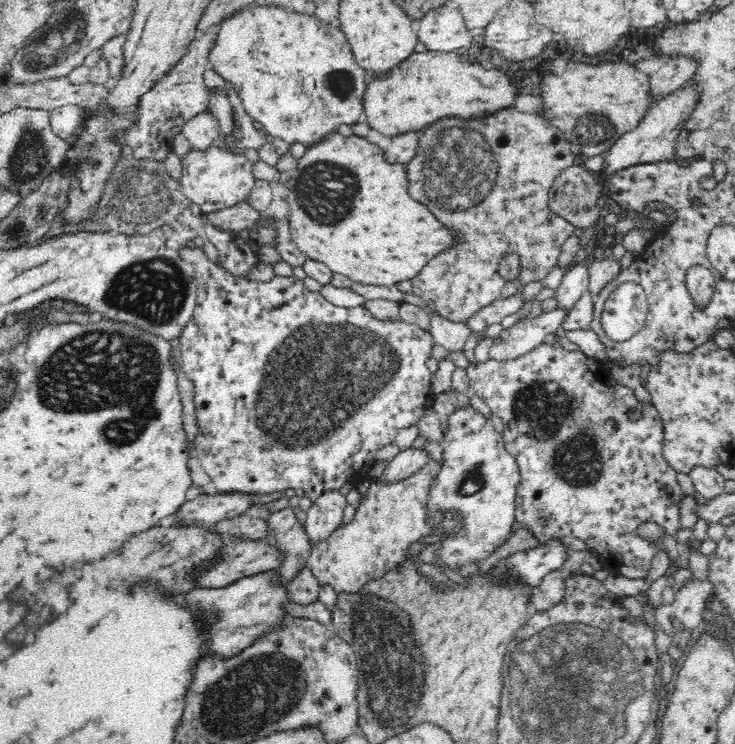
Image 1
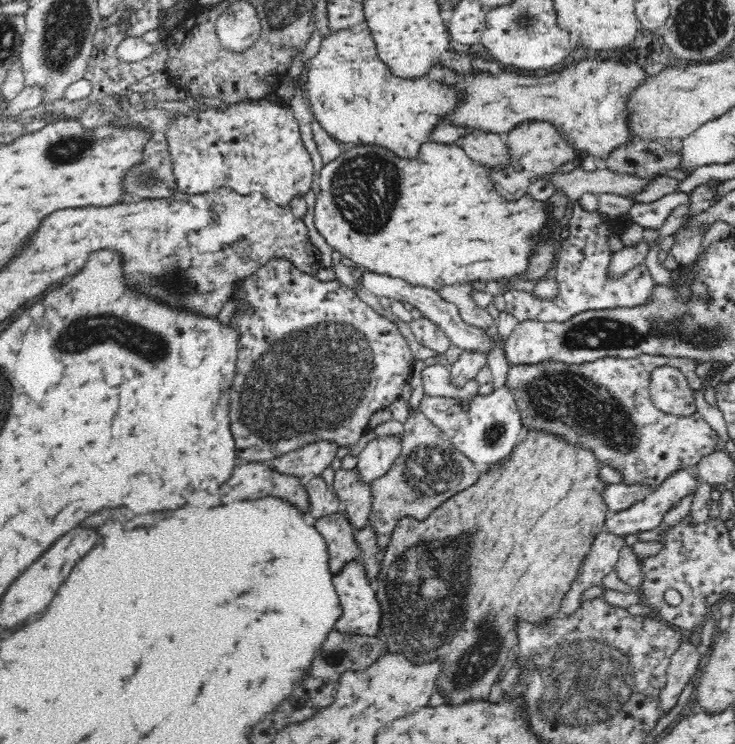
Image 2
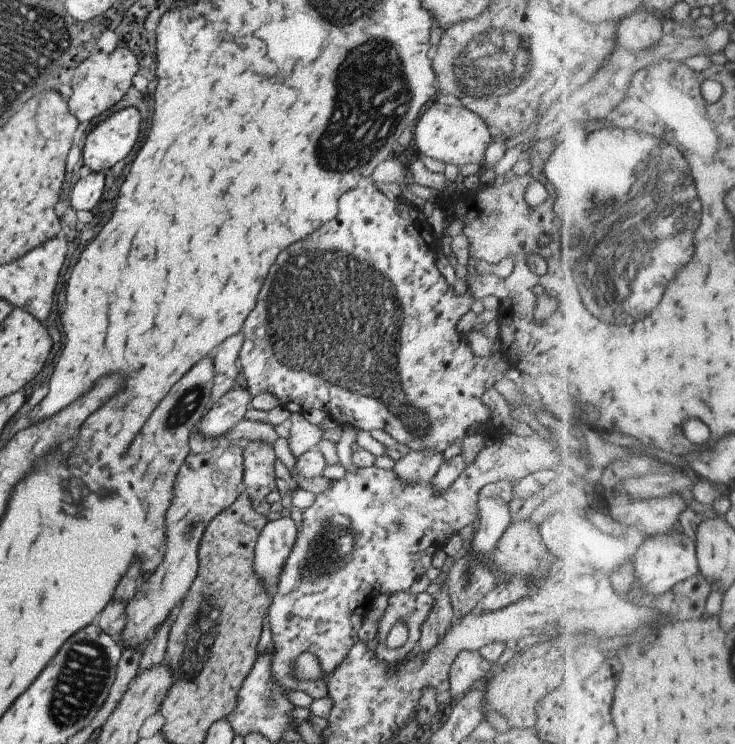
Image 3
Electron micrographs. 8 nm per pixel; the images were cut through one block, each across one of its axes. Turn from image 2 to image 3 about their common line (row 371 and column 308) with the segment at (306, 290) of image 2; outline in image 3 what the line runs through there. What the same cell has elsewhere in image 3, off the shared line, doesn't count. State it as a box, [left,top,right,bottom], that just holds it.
[240,182,508,453]

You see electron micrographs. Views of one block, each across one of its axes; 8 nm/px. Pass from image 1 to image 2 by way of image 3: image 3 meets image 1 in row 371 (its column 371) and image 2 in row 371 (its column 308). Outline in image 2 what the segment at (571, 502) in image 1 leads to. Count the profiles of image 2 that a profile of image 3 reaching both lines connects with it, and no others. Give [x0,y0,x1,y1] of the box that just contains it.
[505,354,719,489]

